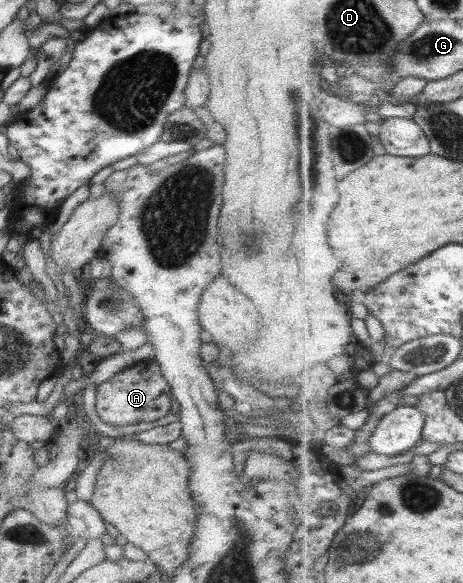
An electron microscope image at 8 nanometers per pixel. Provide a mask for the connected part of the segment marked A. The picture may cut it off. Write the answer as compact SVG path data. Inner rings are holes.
M140 360L128 366L96 387L94 409L100 421L112 426L126 426L139 422L154 422L174 410L171 389L162 378L156 361Z

